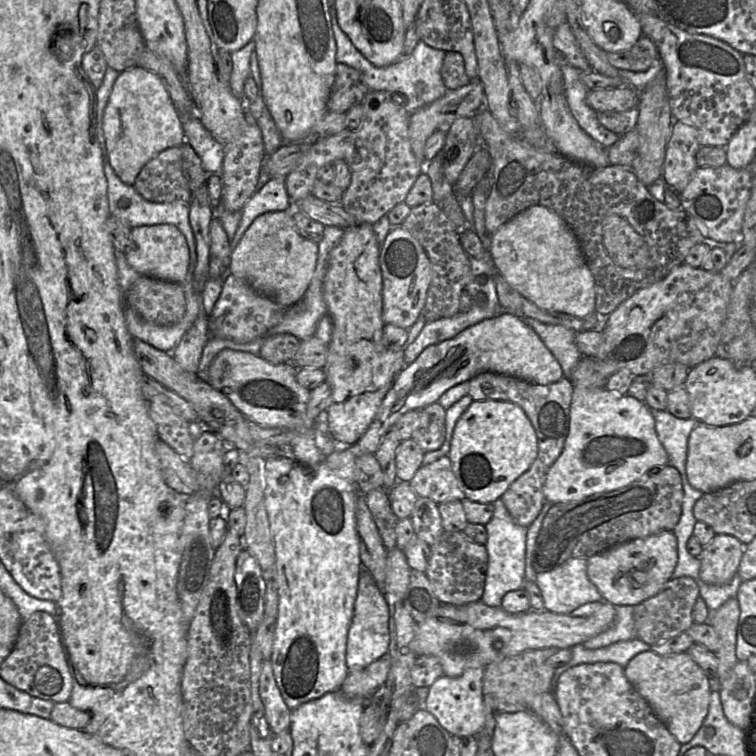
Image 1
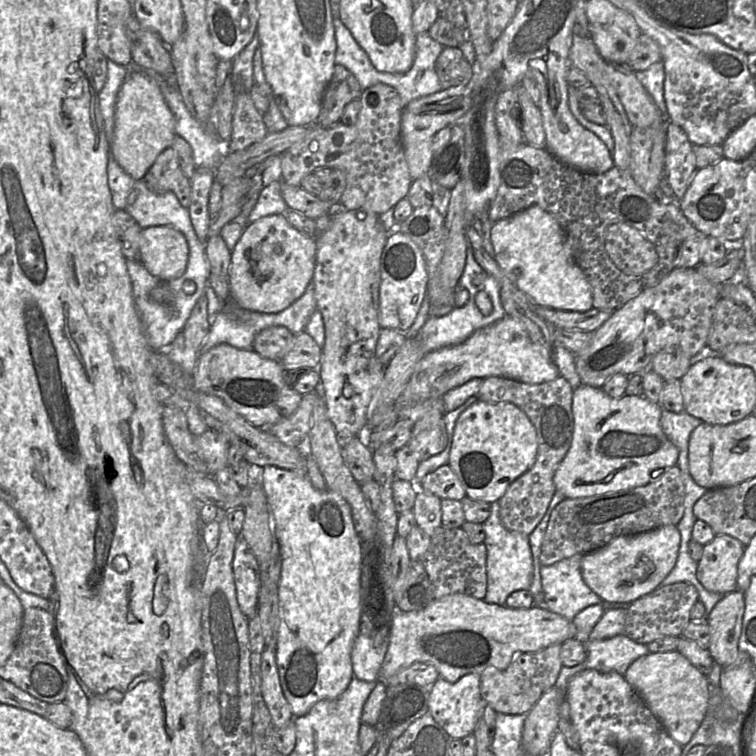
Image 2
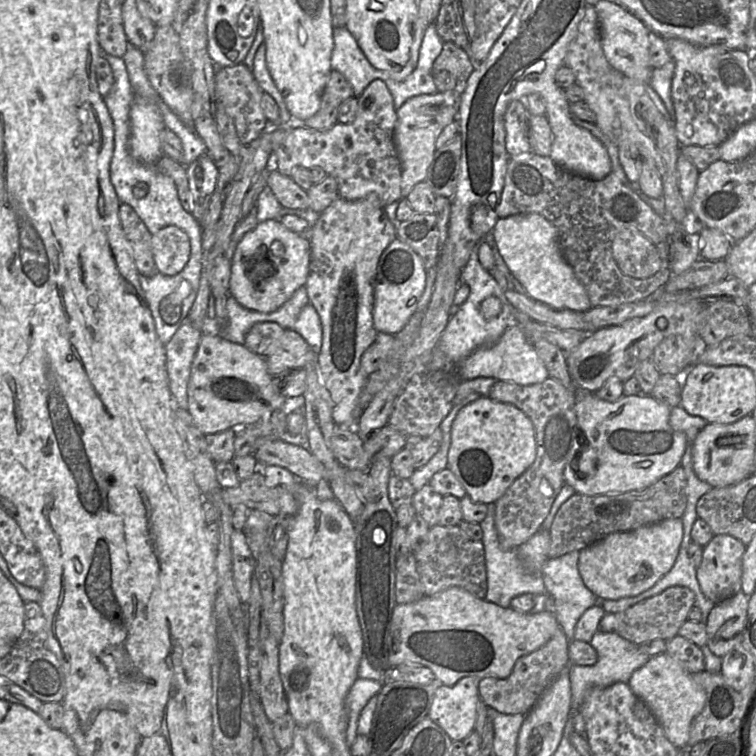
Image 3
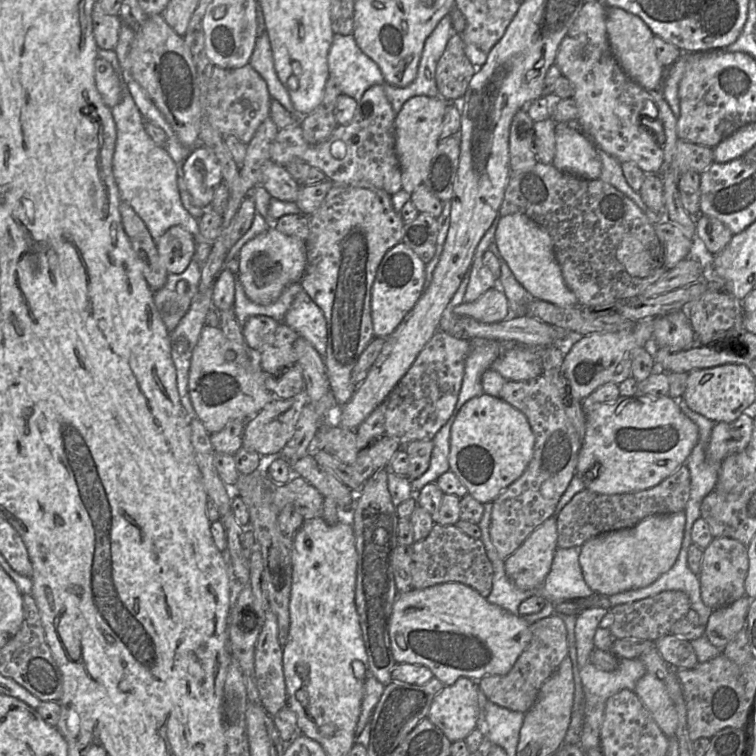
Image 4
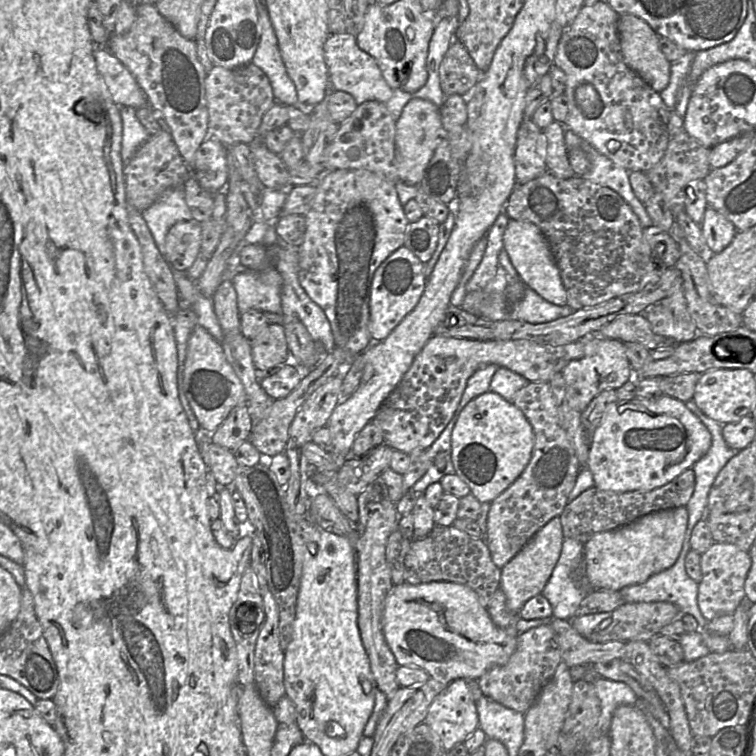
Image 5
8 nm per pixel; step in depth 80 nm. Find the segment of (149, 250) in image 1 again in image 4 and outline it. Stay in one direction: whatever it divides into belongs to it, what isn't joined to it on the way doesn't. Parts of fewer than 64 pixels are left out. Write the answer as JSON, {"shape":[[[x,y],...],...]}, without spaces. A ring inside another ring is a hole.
{"shape":[[[172,226],[161,235],[156,248],[168,274],[180,274],[187,268],[196,245],[193,235],[181,226]]]}

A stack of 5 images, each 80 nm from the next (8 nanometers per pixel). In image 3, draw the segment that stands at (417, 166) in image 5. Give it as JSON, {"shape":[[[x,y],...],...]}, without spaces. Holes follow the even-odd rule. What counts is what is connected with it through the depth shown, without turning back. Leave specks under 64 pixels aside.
{"shape":[[[454,91],[418,95],[408,99],[398,110],[394,129],[394,144],[401,163],[401,194],[406,198],[413,187],[425,181],[436,151],[436,139],[453,121],[458,121],[461,95]]]}

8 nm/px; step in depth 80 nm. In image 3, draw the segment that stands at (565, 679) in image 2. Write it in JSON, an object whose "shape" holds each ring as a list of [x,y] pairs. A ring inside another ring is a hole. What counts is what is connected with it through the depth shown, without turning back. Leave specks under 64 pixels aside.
{"shape":[[[597,630],[593,635],[590,645],[597,652],[598,659],[594,665],[569,664],[569,677],[571,683],[571,713],[574,719],[574,730],[585,737],[585,721],[579,708],[592,687],[607,687],[616,682],[628,683],[632,673],[642,667],[651,657],[642,652],[638,645],[621,637],[616,632],[602,632]]]}

